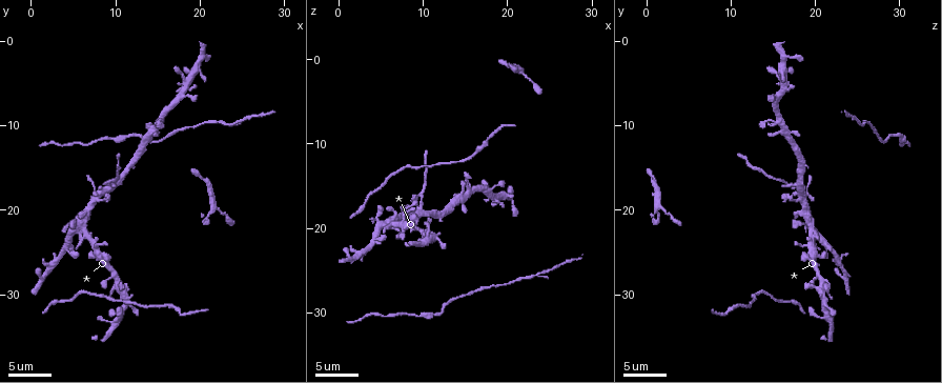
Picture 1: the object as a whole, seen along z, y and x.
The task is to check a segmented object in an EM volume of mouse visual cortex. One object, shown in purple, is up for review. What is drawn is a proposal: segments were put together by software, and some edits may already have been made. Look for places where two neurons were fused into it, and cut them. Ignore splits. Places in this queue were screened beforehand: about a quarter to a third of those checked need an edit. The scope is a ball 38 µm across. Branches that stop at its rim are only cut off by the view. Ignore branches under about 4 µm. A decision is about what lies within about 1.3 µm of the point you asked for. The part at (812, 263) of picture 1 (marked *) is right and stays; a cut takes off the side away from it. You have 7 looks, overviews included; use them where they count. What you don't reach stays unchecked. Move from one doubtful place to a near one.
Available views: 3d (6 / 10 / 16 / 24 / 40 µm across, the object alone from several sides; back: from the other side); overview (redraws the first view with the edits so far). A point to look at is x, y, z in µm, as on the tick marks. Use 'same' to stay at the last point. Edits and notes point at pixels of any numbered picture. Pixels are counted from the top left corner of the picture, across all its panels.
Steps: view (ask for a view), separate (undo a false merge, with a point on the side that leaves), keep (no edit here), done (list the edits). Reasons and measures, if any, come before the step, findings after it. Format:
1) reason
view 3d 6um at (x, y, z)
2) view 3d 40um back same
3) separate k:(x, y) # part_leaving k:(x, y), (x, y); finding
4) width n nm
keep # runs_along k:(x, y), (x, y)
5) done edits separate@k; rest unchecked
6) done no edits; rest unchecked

three-way junction
view 3d 10um at (9.4, 27.8, 20.0)

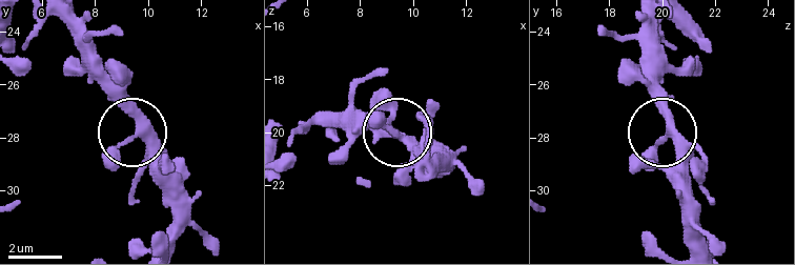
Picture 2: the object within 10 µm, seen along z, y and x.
view 3d 10um back at (9.5, 27.9, 20.1)

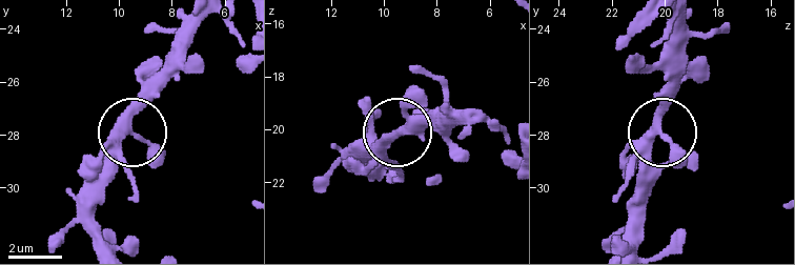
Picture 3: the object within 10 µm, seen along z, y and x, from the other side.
keep # runs_along 3:(158, 94), (87, 178); one neuron here

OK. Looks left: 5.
a fork
view 3d 10um at (9.4, 17.0, 17.6)

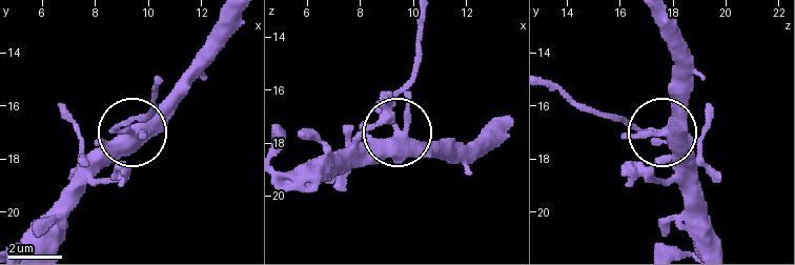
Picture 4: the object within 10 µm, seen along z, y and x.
width 400 nm
separate 4:(142, 118) # a second neuron is stuck on

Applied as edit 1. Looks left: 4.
view overview

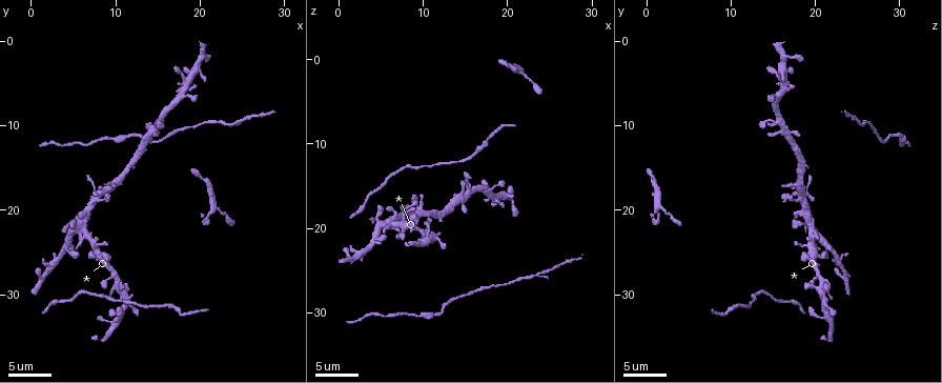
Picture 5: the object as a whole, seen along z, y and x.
view 3d 16um at (14.8, 10.8, 17.0)

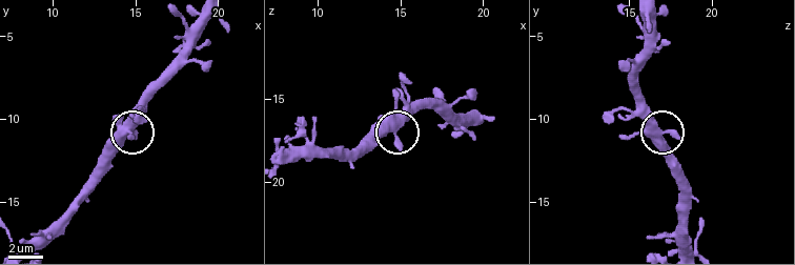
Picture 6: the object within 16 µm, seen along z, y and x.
zoom in
view 3d 6um at (14.6, 10.6, 17.0)

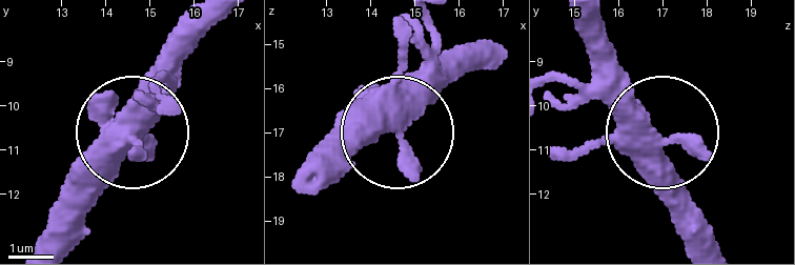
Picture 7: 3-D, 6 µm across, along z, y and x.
keep # continuous, no second neuron

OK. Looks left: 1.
two arms in line, one across
view 3d 6um at (23.0, 9.6, 25.6)

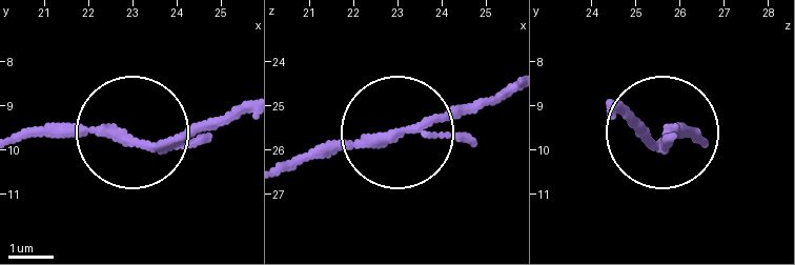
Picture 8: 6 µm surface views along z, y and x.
keep # one neuron here

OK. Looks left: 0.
done edits separate@4; rest unchecked

